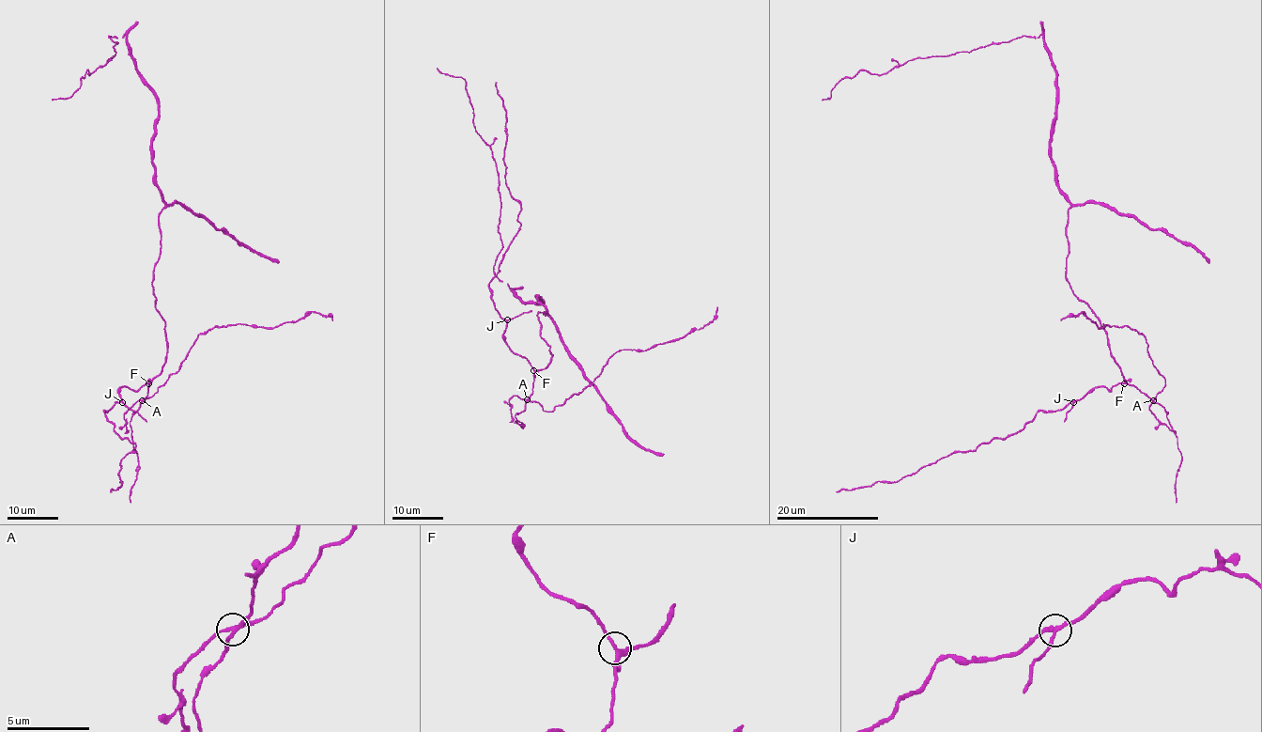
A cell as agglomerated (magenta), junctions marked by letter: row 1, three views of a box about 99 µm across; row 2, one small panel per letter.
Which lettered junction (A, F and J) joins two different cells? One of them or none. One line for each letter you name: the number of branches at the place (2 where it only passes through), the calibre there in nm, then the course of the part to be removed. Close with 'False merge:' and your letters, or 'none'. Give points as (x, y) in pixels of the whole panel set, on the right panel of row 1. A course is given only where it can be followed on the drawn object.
A: 4 branches meet; 200 nm thick; foreign part runs (1153, 399), (1166, 381), (1142, 334), (1125, 325), (1103, 324), (1098, 328), (1083, 311), (1061, 320)
False merge: A

